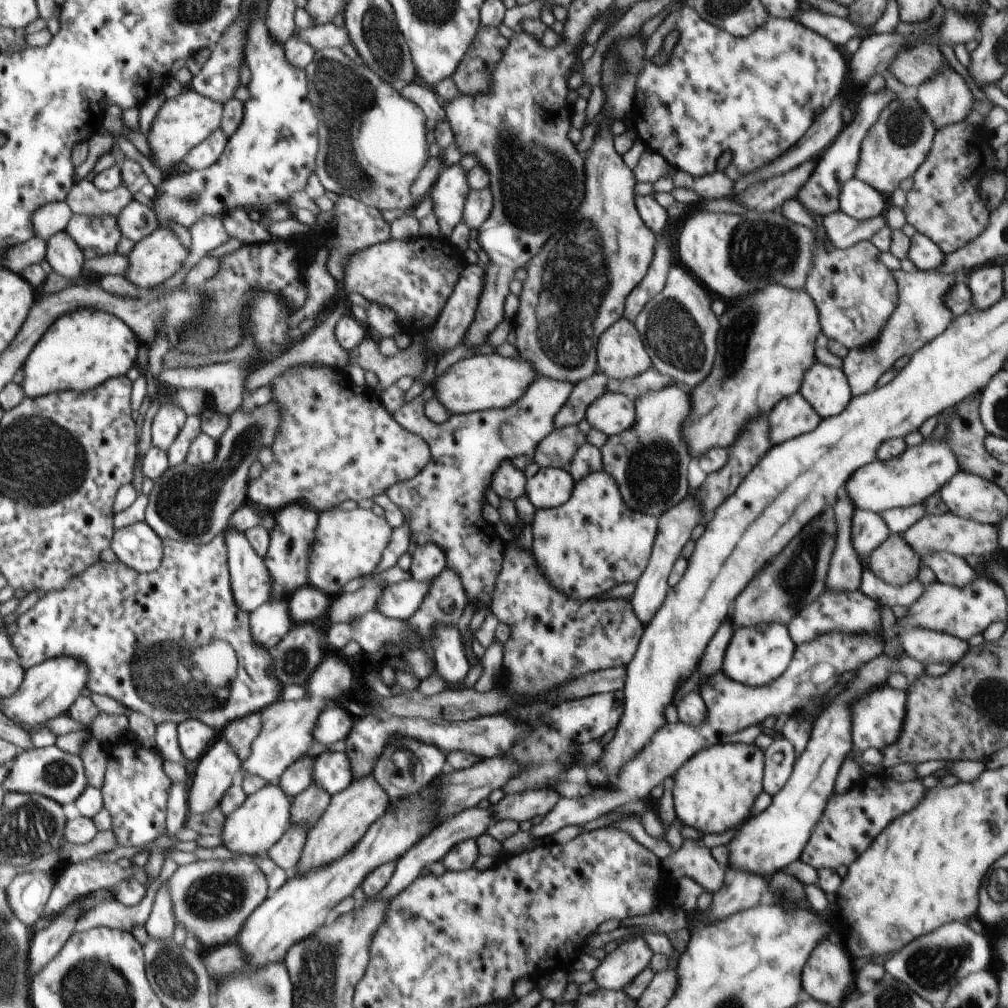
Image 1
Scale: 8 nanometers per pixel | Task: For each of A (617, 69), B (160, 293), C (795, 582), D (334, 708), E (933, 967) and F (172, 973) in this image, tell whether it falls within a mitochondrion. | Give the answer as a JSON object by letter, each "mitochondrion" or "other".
{"A":"mitochondrion","B":"other","C":"mitochondrion","D":"other","E":"mitochondrion","F":"mitochondrion"}

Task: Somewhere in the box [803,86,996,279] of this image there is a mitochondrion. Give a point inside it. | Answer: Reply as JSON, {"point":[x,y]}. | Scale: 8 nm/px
{"point":[905,126]}

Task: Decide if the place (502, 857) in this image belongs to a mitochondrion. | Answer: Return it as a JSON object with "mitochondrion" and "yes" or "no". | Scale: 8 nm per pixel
{"mitochondrion":"no"}

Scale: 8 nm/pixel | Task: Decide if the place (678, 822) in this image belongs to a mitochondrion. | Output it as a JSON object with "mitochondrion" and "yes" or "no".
{"mitochondrion":"no"}

